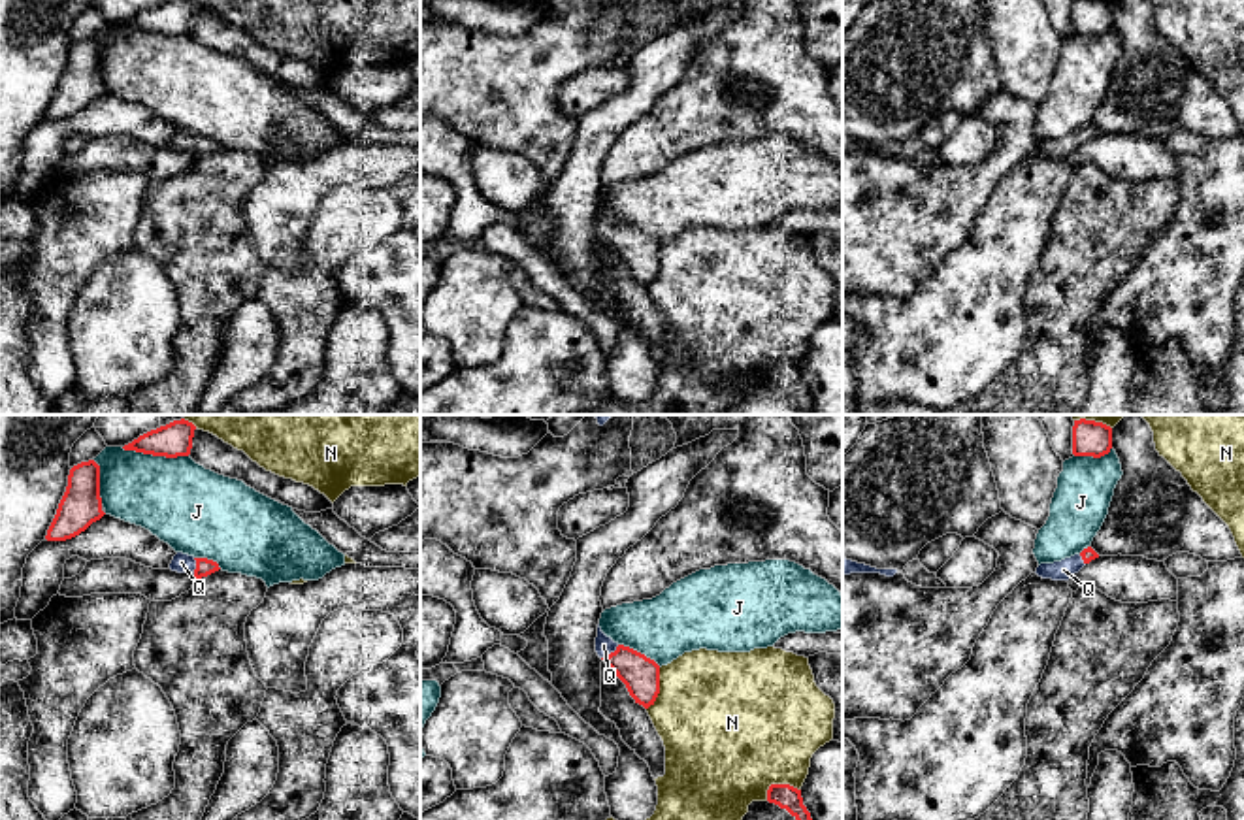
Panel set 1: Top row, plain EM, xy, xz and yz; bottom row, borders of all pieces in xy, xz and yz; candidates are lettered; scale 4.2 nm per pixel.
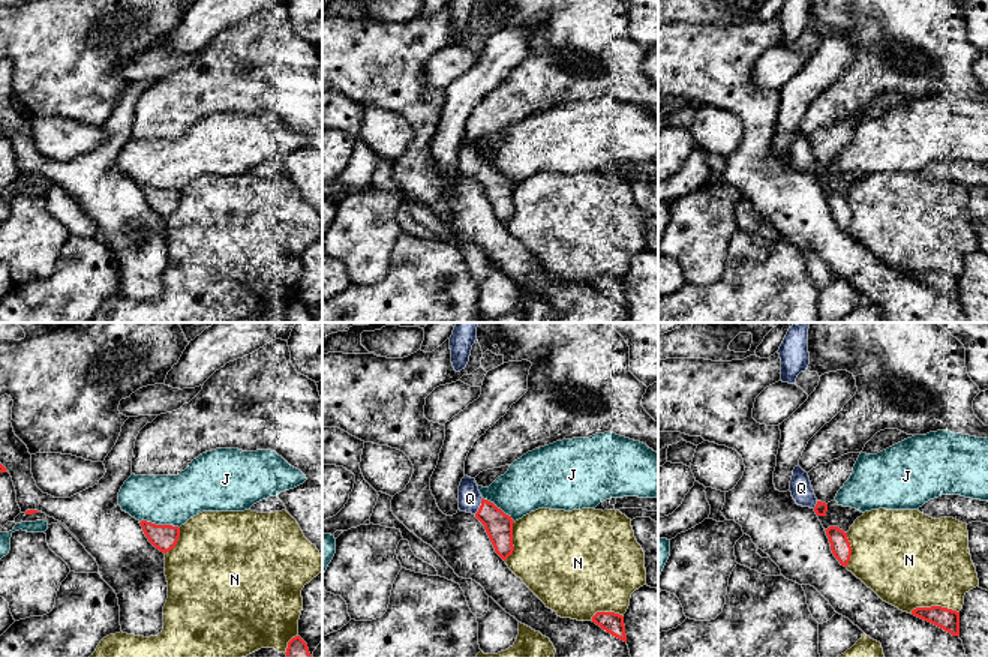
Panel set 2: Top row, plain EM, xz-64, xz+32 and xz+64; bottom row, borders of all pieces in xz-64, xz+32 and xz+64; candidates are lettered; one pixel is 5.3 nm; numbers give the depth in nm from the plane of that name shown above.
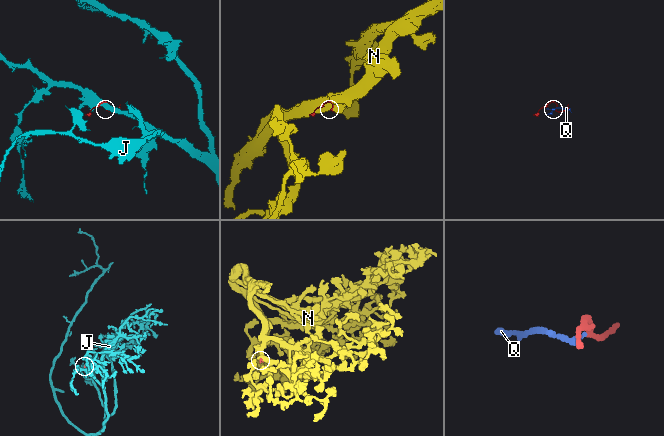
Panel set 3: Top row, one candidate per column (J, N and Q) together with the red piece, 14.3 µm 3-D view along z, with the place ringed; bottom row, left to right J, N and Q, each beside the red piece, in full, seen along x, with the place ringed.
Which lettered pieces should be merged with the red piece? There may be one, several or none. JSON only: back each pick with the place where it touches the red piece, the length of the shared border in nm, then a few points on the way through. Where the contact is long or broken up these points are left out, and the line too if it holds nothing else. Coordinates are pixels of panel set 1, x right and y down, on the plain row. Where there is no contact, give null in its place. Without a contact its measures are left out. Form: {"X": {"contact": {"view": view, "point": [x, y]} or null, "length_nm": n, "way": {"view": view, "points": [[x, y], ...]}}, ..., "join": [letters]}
{"Q": {"contact": {"view": "xz", "point": [611, 230]}, "length_nm": 100, "way": {"view": "xz", "points": [[641, 253], [611, 230], [604, 223]]}}, "join": ["Q"]}

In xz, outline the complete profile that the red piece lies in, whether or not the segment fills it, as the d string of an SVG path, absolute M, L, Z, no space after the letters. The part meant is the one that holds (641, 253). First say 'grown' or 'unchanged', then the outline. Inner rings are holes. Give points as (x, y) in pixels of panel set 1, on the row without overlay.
grown; M597 202L596 215L597 234L616 251L626 262L635 281L648 287L660 271L660 243L645 232L614 221Z

